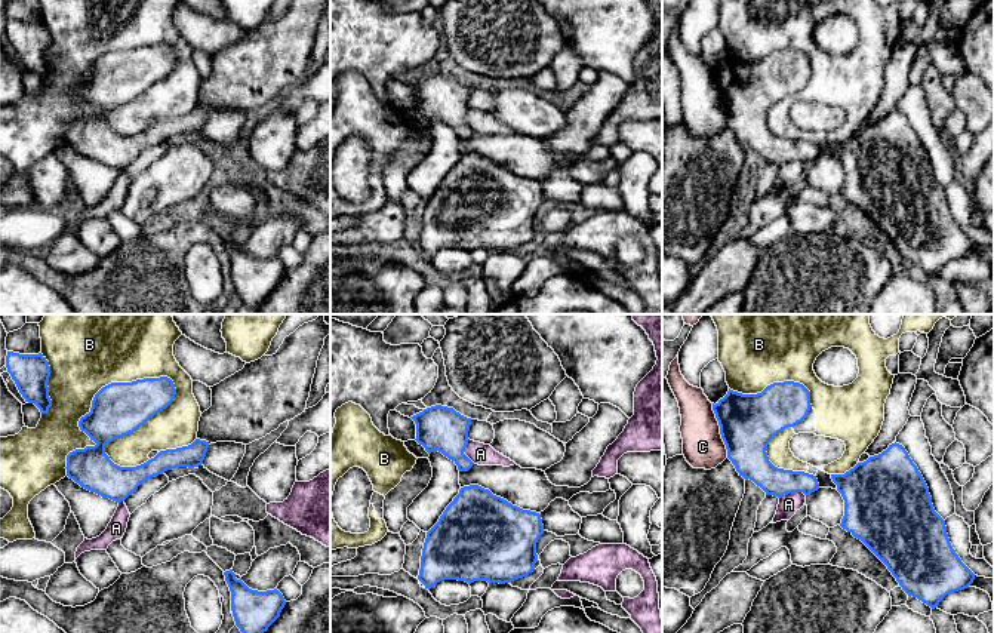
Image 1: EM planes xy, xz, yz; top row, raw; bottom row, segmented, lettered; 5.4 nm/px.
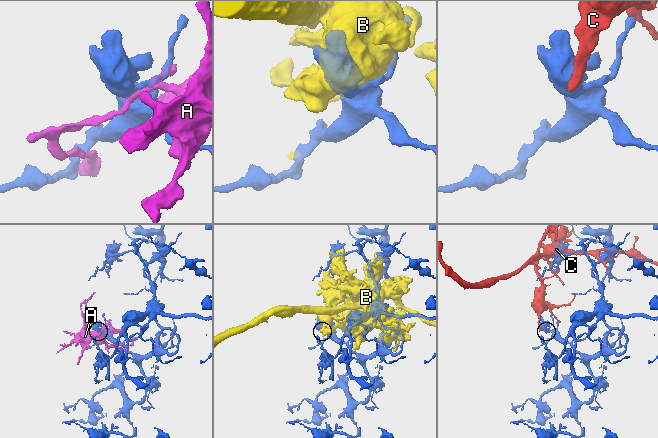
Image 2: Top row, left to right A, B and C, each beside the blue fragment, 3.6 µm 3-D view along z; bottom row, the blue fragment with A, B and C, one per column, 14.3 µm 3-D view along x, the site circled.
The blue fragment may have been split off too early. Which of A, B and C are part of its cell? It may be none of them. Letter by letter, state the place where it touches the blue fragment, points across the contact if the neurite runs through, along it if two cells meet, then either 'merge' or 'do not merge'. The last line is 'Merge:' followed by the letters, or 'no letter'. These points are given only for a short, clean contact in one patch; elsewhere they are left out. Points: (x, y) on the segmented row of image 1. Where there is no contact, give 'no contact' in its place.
A: yz (791, 492) | along yz (805, 494), (784, 494), (779, 498) | do not merge
B: xy (92, 405) | do not merge
C: yz (720, 430) | do not merge
Merge: no letter

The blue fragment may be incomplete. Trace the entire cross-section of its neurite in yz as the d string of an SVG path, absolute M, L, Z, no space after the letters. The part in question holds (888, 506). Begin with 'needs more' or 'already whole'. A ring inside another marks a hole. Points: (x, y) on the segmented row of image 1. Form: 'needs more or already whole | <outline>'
already whole | M895 442L831 479L844 500L840 526L887 566L908 596L935 609L947 594L973 583L902 445Z

